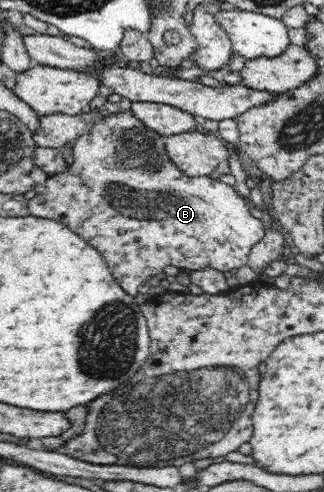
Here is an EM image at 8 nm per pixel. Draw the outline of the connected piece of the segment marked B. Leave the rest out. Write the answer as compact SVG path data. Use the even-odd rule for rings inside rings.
M130 111L97 117L90 133L72 141L70 171L49 176L44 193L36 194L28 203L29 215L62 222L96 247L104 255L116 283L132 297L142 283L170 265L190 272L206 267L225 272L248 265L251 249L266 235L263 228L266 219L256 219L250 214L248 200L219 179L186 177L167 157L164 139L144 127Z

